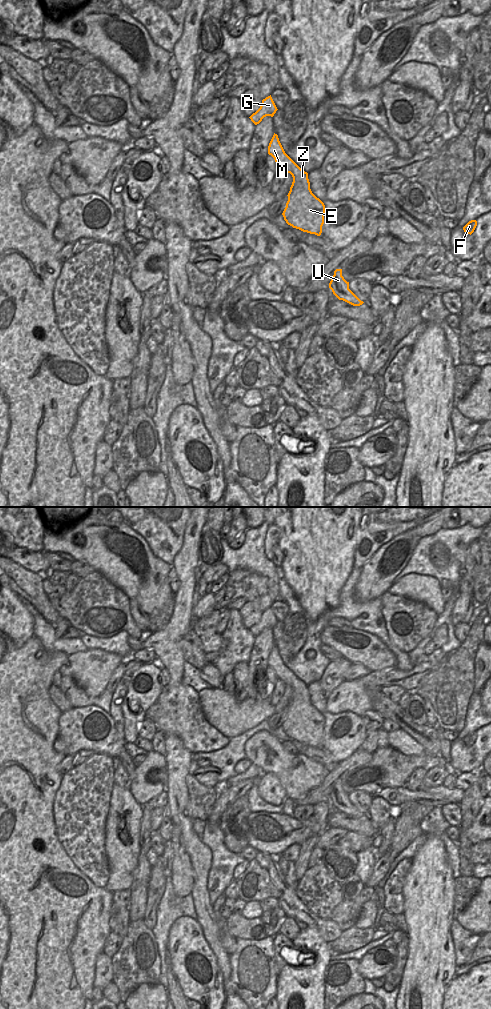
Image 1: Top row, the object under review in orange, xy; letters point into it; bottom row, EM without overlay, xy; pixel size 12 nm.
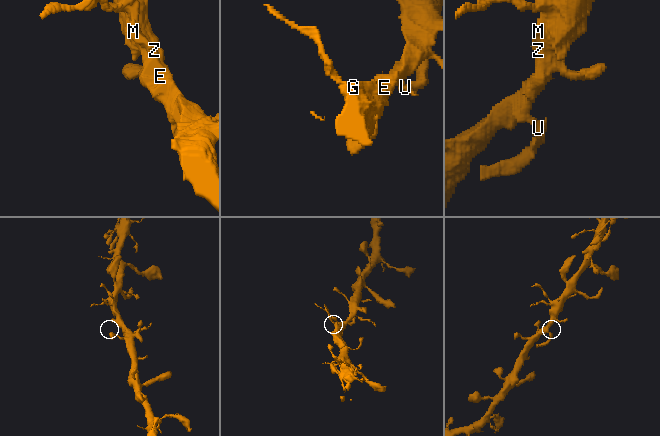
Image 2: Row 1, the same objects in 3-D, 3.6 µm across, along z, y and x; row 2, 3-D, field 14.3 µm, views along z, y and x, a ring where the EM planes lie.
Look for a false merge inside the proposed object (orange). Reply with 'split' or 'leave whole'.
leave whole

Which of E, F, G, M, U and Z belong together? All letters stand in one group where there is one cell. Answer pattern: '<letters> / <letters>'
E F G M U Z

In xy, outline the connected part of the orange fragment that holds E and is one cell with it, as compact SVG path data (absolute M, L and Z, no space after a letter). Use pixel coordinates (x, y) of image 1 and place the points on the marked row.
M275 133L268 146L268 154L274 158L277 166L293 177L287 195L288 201L282 213L284 220L293 228L320 236L324 224L325 205L312 193L308 173L285 153Z

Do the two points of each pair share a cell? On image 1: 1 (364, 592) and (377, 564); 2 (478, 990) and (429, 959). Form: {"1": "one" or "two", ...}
{"1": "one", "2": "two"}

